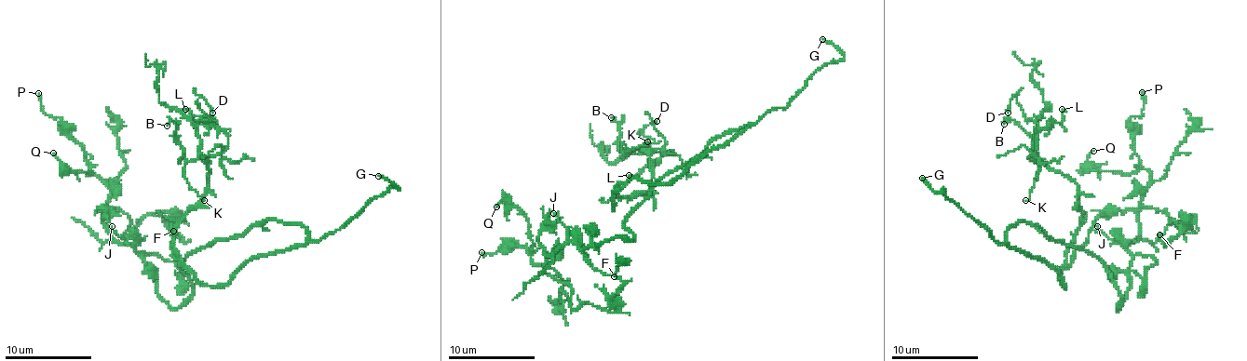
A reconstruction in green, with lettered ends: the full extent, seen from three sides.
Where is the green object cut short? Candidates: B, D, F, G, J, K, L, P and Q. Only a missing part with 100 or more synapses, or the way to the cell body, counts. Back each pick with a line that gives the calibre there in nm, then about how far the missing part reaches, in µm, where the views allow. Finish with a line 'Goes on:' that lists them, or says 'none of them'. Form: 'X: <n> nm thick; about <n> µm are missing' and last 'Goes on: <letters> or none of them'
G: 160 nm thick; about 4 µm are missing
Goes on: G

